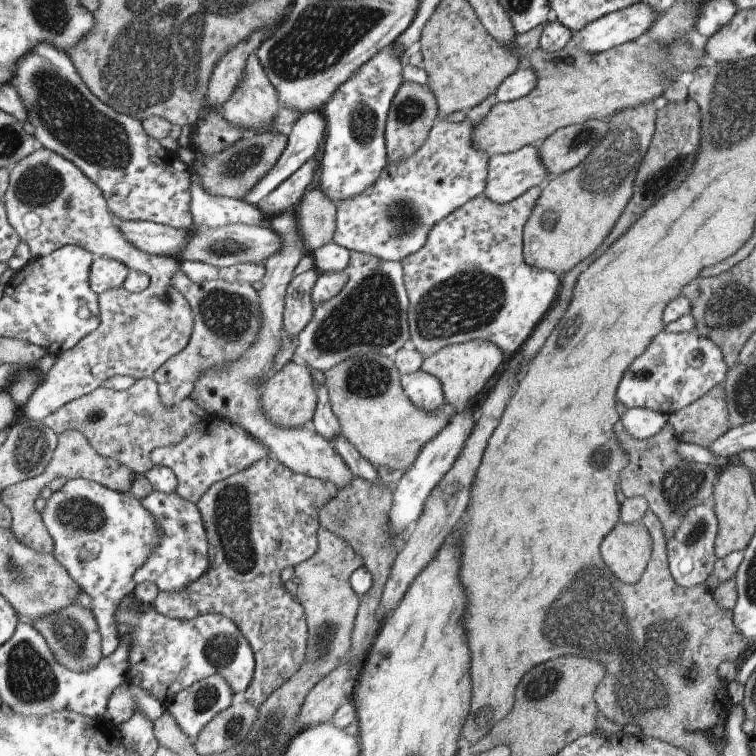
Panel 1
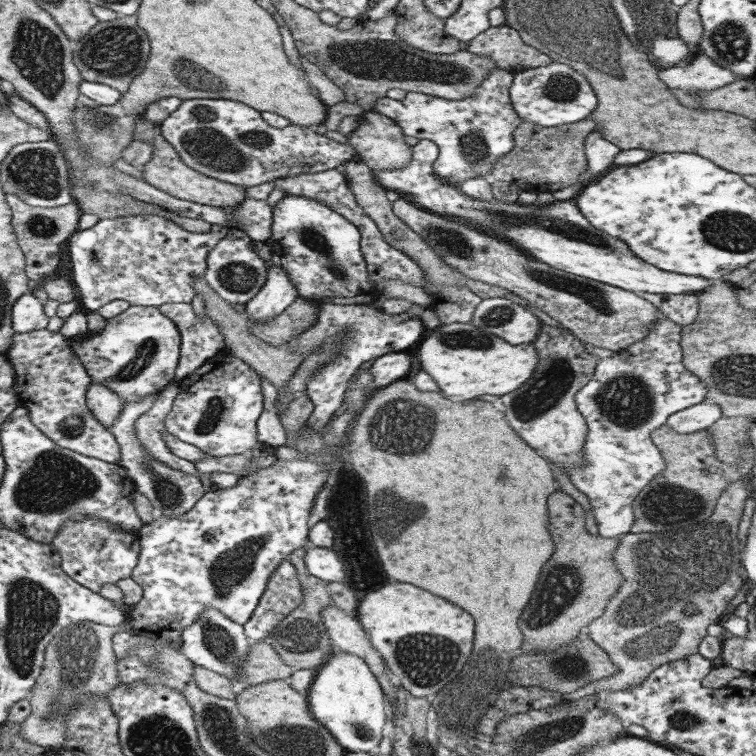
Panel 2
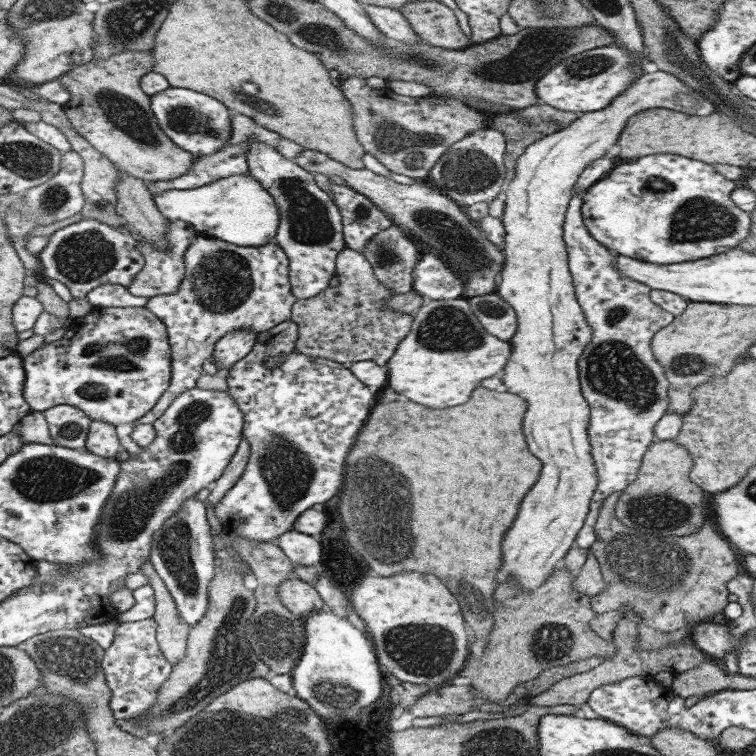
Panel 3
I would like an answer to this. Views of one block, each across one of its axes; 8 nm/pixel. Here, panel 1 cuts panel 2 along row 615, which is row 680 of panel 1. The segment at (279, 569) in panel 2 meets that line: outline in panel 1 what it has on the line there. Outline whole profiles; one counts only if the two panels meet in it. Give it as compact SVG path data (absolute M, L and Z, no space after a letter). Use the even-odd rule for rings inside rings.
M277 459L258 460L242 472L214 483L197 502L208 539L210 568L198 580L190 582L182 592L159 590L156 610L174 620L194 620L204 614L219 614L230 618L244 634L255 656L255 670L244 696L248 702L260 706L288 678L292 678L304 664L308 627L303 606L297 597L286 590L280 580L284 568L295 566L316 552L319 512L336 496L337 488L327 480L290 470Z

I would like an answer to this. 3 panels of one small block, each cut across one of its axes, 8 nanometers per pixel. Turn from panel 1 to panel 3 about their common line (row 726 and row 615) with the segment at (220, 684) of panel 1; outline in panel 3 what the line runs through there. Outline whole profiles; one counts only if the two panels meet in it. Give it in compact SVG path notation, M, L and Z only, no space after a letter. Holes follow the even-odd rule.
M192 497L183 502L183 507L174 516L166 518L166 523L153 536L149 560L188 626L194 626L209 607L209 584L215 575L215 550L210 530L204 503Z

